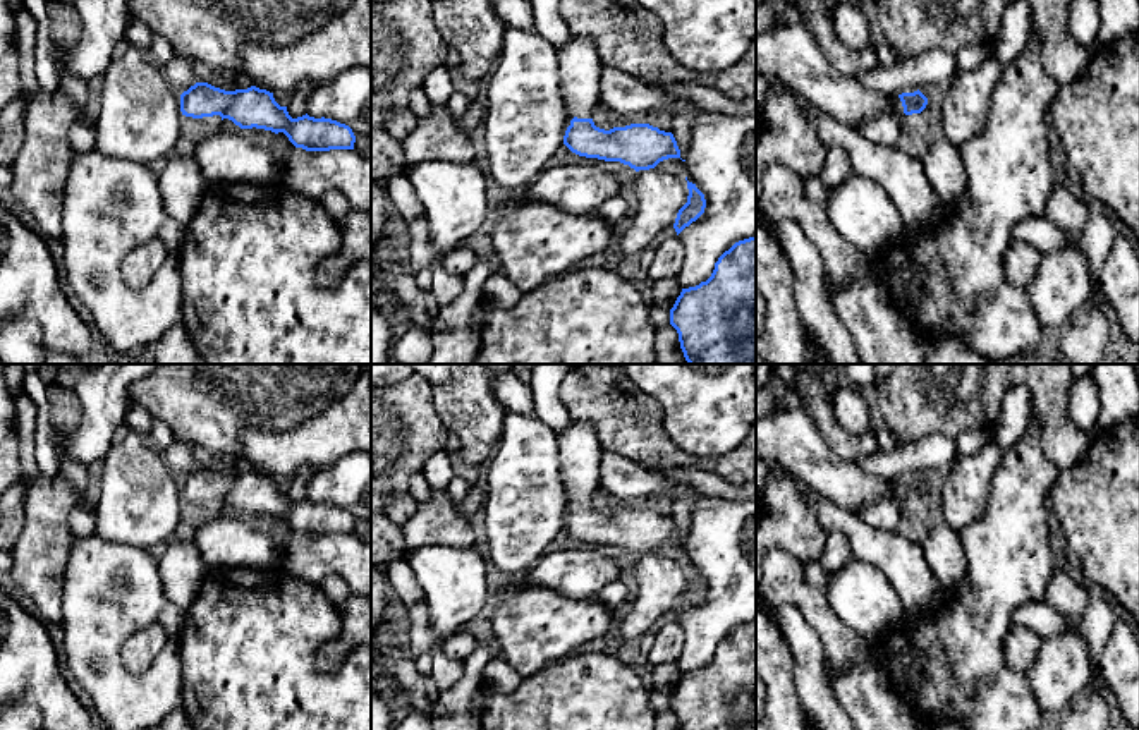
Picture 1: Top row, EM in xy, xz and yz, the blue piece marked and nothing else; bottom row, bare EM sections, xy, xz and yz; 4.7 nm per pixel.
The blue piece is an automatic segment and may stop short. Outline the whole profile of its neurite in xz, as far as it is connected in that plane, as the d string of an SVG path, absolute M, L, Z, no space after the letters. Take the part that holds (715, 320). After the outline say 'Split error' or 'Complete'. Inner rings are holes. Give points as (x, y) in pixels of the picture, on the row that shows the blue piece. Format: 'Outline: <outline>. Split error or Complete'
Outline: M756 235L725 251L706 282L682 289L670 325L689 364L756 364Z. Complete

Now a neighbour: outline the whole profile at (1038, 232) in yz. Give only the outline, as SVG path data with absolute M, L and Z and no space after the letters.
M1045 215L1027 216L1017 223L1014 228L1014 240L1038 249L1043 256L1075 242L1065 230L1058 228Z

